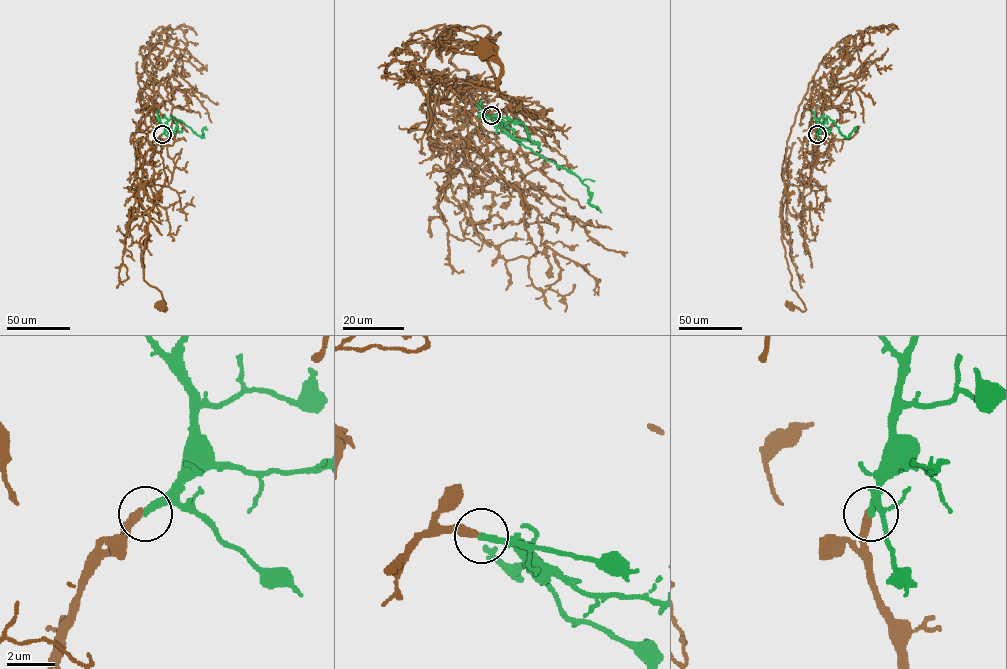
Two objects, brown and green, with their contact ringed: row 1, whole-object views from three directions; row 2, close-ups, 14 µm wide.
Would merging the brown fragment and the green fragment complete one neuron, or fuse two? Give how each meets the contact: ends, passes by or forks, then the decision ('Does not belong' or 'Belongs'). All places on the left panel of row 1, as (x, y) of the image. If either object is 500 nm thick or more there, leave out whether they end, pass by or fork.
At the ring brown ends. At the ring green ends. Belongs

